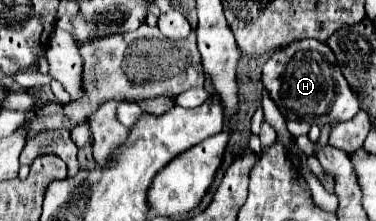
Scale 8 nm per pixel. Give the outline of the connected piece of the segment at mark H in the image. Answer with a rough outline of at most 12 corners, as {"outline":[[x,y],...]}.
{"outline":[[300,39],[262,83],[286,121],[348,121],[360,99],[332,49]]}

